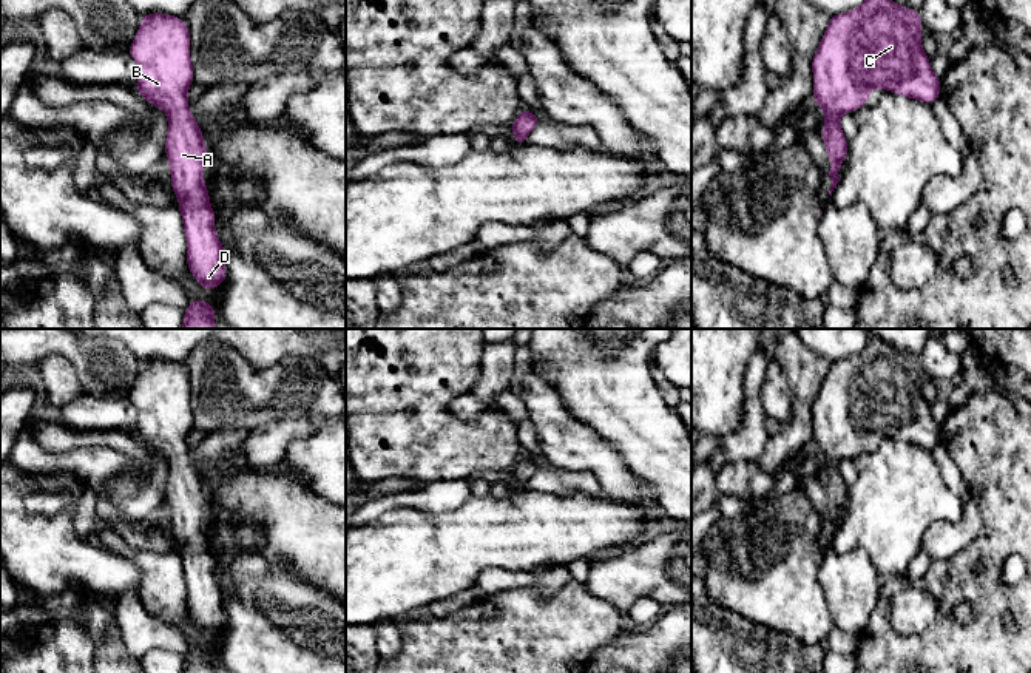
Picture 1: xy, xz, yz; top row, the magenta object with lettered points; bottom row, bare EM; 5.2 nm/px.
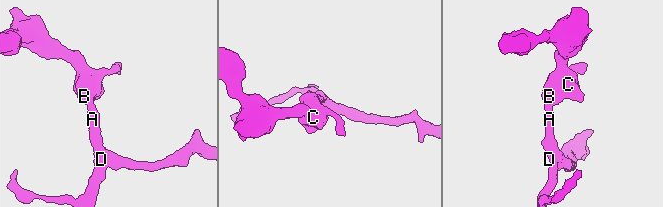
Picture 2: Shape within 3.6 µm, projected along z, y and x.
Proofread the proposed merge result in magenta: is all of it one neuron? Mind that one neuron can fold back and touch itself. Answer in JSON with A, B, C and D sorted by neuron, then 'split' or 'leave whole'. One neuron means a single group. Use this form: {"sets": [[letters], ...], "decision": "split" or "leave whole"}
{"sets": [["A", "B", "C", "D"]], "decision": "leave whole"}

